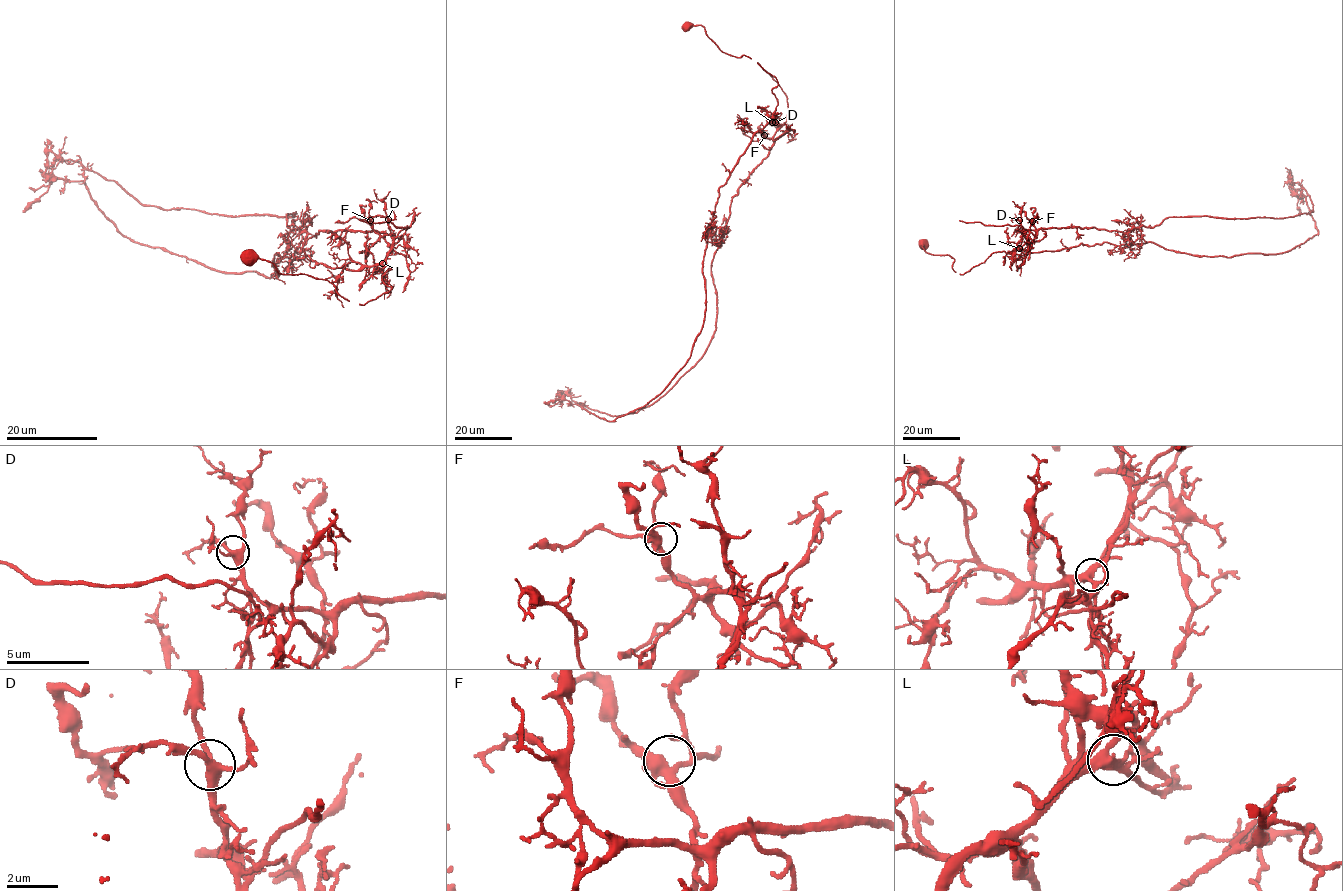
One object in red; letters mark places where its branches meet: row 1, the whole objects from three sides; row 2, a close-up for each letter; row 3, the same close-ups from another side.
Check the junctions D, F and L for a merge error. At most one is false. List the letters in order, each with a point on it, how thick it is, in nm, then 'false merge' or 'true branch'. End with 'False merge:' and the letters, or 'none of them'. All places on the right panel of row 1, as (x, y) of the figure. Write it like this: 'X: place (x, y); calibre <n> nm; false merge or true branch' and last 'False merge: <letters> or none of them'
D: place (1019, 220); calibre 320 nm; true branch
F: place (1032, 221); calibre 360 nm; true branch
L: place (1019, 248); calibre 360 nm; false merge
False merge: L

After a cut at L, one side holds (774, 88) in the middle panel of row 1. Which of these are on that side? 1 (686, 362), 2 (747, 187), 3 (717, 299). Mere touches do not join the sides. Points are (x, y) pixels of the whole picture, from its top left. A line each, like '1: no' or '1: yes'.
1: yes
2: no
3: no

